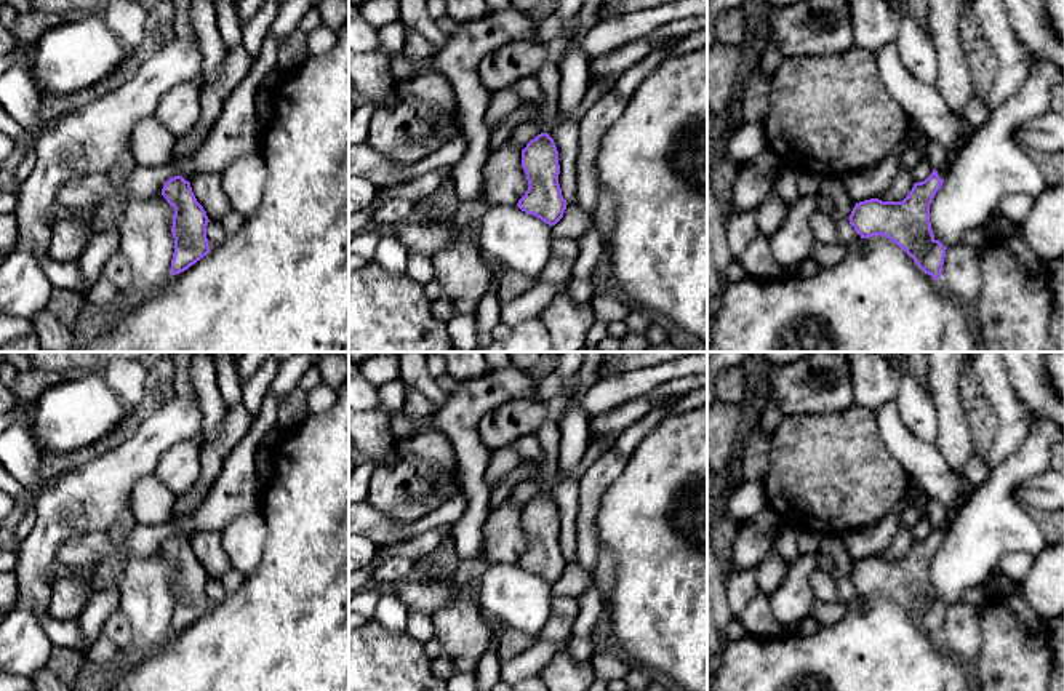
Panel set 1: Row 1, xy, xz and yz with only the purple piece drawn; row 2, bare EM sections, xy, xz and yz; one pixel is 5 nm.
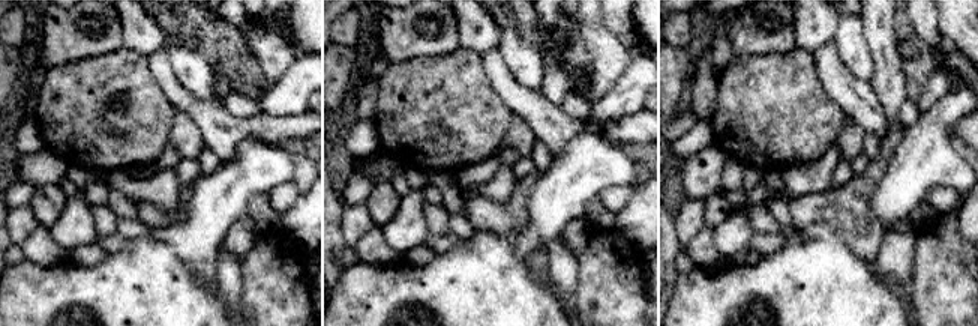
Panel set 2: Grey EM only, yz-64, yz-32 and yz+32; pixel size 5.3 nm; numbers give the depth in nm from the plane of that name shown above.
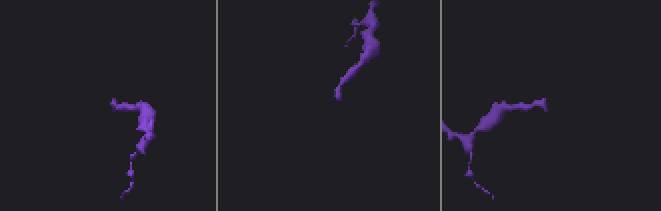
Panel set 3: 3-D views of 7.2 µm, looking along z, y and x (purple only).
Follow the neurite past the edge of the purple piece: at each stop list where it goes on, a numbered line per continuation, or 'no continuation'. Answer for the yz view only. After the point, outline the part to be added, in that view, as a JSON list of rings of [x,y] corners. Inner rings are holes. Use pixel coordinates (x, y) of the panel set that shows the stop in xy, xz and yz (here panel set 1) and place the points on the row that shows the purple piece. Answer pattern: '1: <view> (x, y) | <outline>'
1: yz (951, 154) | [[[962,149],[947,150],[947,168],[938,171],[938,178],[939,178],[939,179],[946,179],[946,176],[947,176],[947,173],[949,173],[949,168],[950,168],[950,165],[955,162],[955,158],[957,158],[957,155],[958,155],[960,150],[962,150]]]

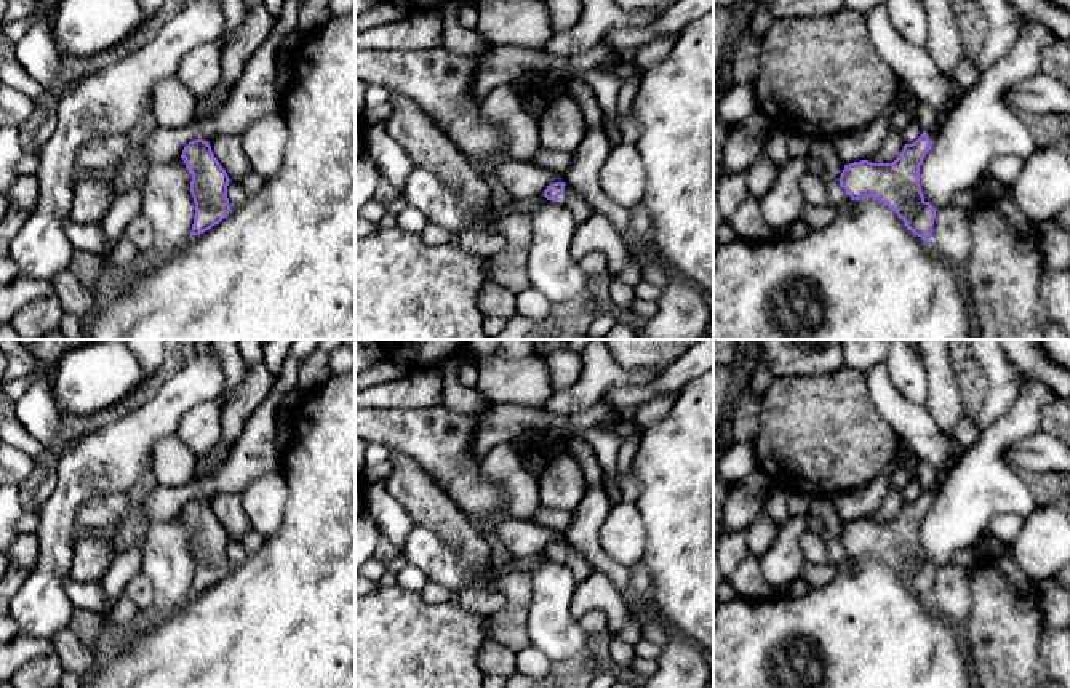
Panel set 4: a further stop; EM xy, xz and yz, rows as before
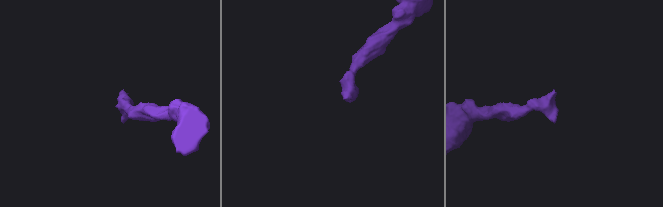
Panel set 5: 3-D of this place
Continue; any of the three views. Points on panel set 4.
1: xz (581, 212) | [[[565,186],[565,190],[555,203],[563,205],[571,210],[573,219],[577,226],[585,222],[595,211],[585,200],[576,194],[569,186]]]

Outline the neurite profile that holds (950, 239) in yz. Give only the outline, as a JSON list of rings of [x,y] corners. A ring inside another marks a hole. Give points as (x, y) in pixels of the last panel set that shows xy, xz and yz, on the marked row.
[[[953,205],[939,208],[928,242],[931,250],[958,275],[964,274],[971,253],[969,224],[968,211]]]

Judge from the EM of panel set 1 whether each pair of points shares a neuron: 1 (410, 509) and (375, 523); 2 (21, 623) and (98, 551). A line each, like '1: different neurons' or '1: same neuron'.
1: different neurons
2: different neurons

